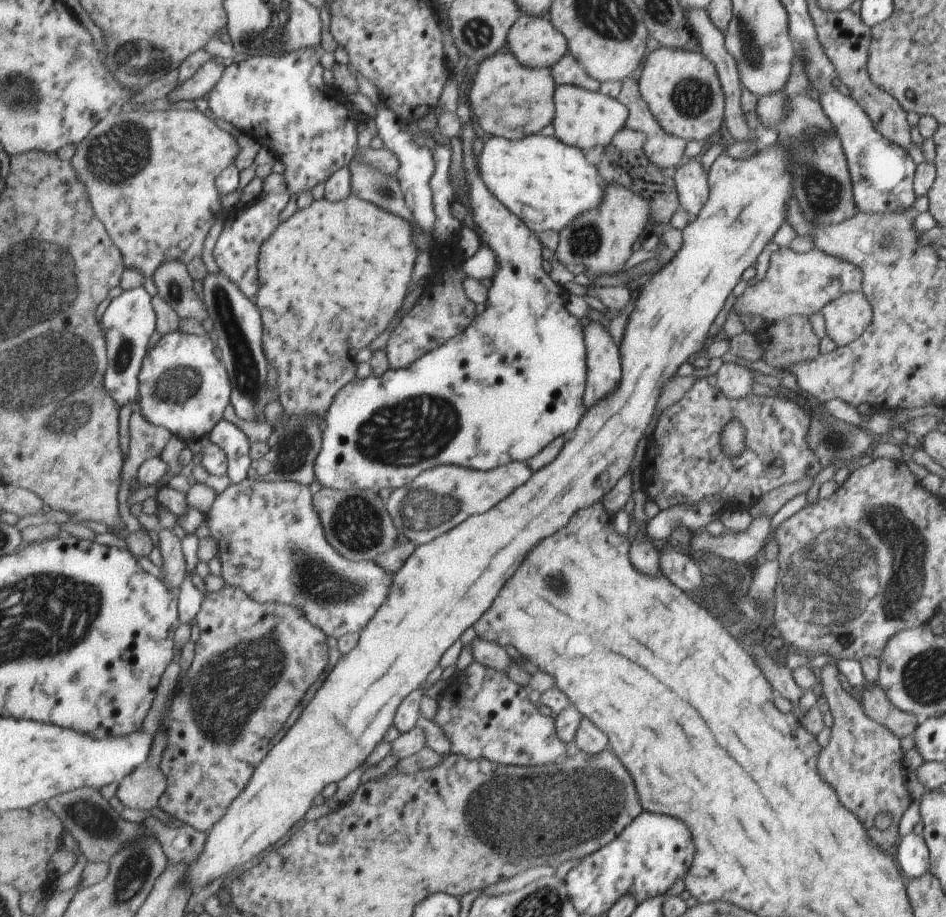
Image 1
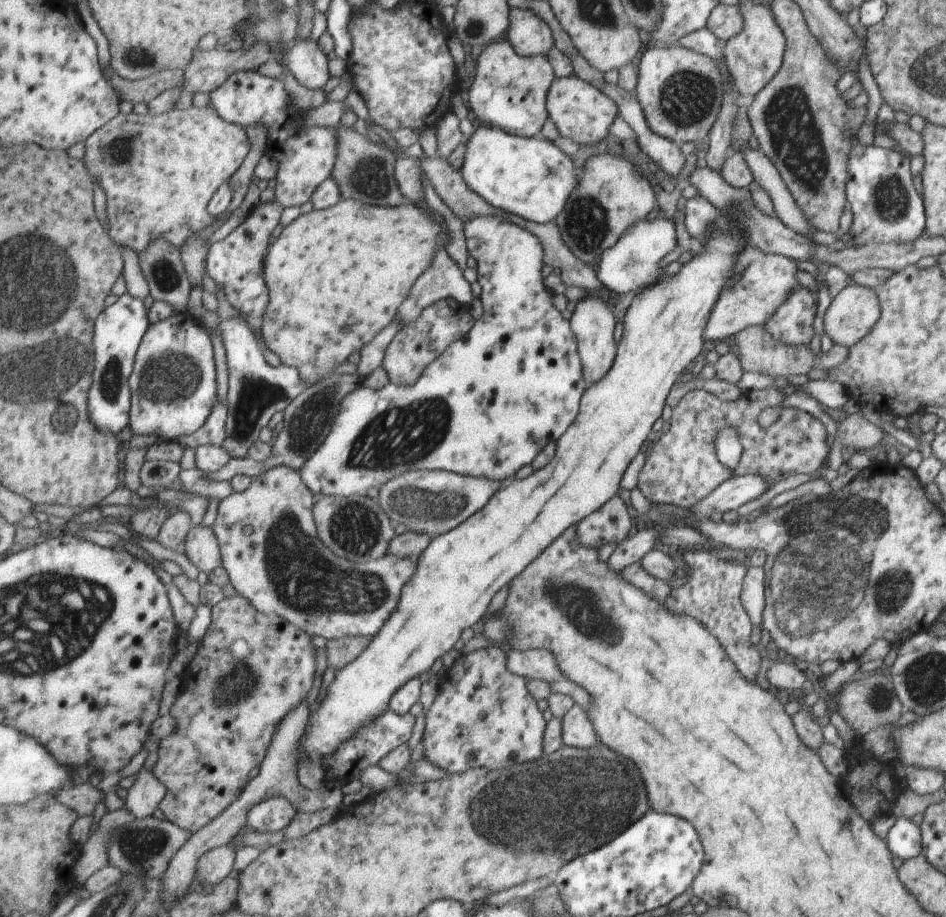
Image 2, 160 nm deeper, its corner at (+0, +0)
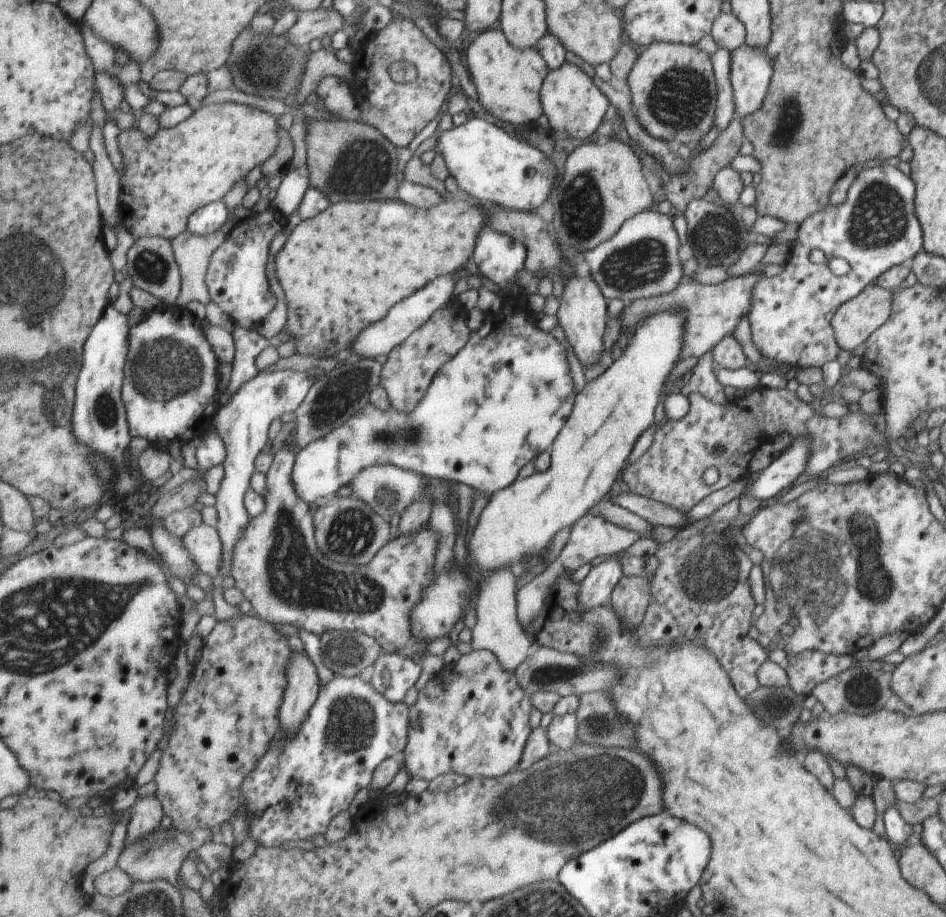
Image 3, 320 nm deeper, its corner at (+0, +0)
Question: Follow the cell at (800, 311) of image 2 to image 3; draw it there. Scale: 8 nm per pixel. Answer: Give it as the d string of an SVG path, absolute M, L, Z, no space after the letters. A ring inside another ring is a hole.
M889 158L889 162L873 162L865 166L852 185L845 202L837 206L828 206L823 217L820 214L811 214L797 226L798 233L795 242L790 247L790 256L783 264L783 271L777 276L763 277L759 284L753 284L751 292L751 306L747 320L751 328L751 340L757 352L764 358L777 360L783 365L788 365L794 370L797 368L820 368L825 362L837 358L839 346L833 338L831 330L831 316L833 312L848 302L853 296L861 293L865 286L876 281L885 270L891 266L905 263L922 250L921 228L915 218L915 186L911 181L911 174L905 170L898 170L898 158ZM812 249L823 253L827 262L834 258L843 259L849 270L841 276L832 274L826 266L818 266L809 261Z

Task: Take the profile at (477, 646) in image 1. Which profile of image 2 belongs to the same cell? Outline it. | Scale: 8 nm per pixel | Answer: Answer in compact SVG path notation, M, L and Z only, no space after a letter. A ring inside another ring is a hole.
M513 648L508 655L509 671L523 676L525 679L538 679L553 683L563 678L557 668L555 654L551 650L525 649L520 651Z

